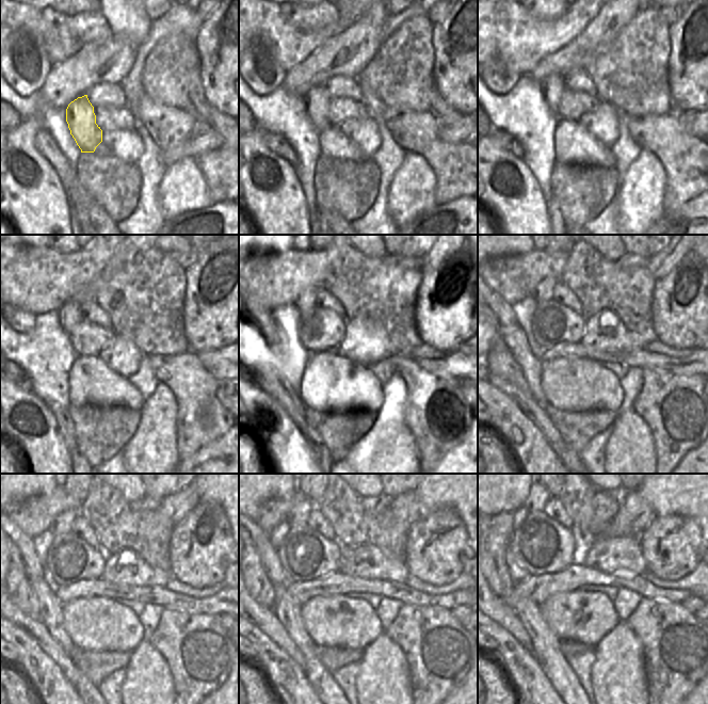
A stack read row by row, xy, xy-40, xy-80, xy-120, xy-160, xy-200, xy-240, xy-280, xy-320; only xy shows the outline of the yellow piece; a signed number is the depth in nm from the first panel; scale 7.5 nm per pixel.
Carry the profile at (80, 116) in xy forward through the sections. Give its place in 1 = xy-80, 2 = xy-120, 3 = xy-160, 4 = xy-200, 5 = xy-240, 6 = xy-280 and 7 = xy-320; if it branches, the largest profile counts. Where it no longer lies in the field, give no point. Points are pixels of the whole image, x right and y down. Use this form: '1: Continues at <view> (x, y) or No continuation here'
1: Continues at xy-80 (552, 88)
2: Continues at xy-120 (70, 316)
3: Continues at xy-160 (306, 303)
4: Continues at xy-200 (544, 291)
5: Continues at xy-240 (63, 524)
6: Continues at xy-280 (303, 506)
7: Continues at xy-320 (537, 497)

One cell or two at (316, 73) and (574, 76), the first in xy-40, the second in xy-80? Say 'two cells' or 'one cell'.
two cells

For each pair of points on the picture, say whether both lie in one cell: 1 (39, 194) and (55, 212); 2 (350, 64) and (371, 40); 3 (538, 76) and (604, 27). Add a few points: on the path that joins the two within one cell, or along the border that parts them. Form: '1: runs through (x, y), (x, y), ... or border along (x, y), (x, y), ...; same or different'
1: runs through (42, 198), (51, 208); same
2: runs through (353, 58), (365, 46); same
3: runs through (554, 64), (575, 56), (588, 43); same

